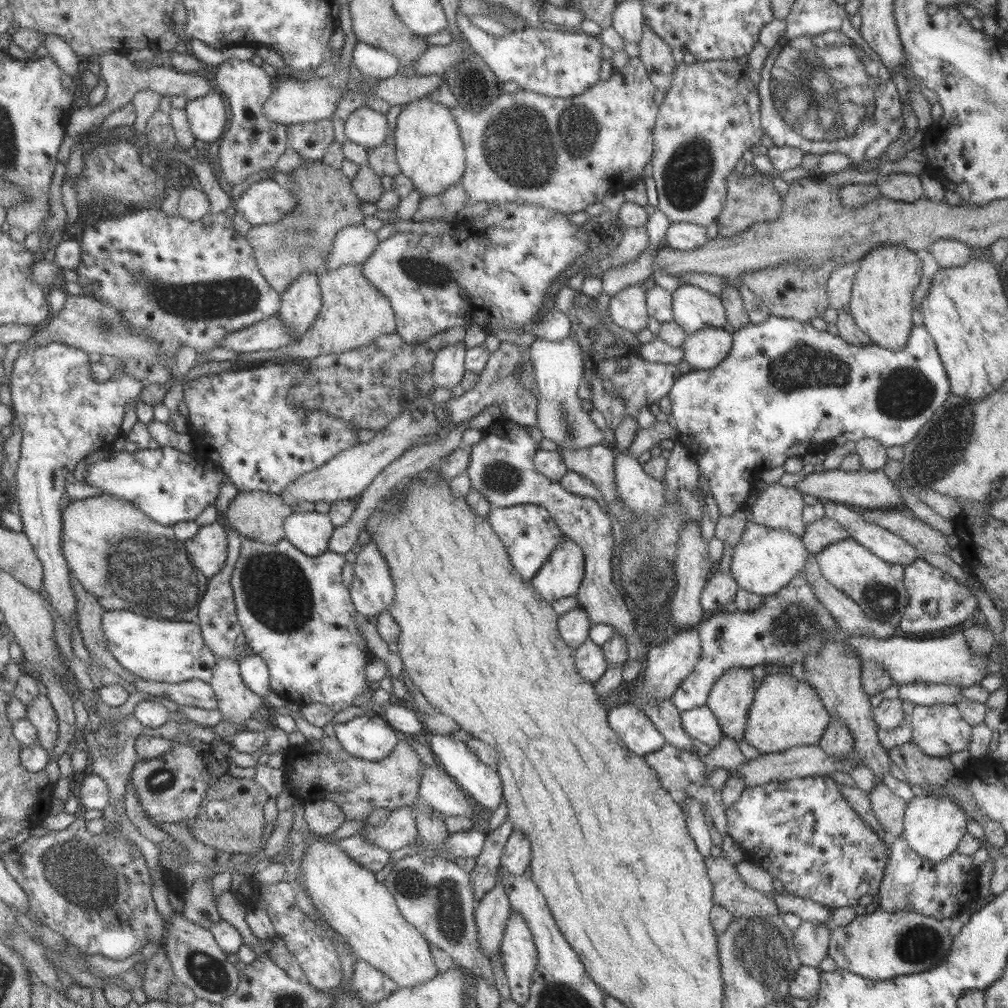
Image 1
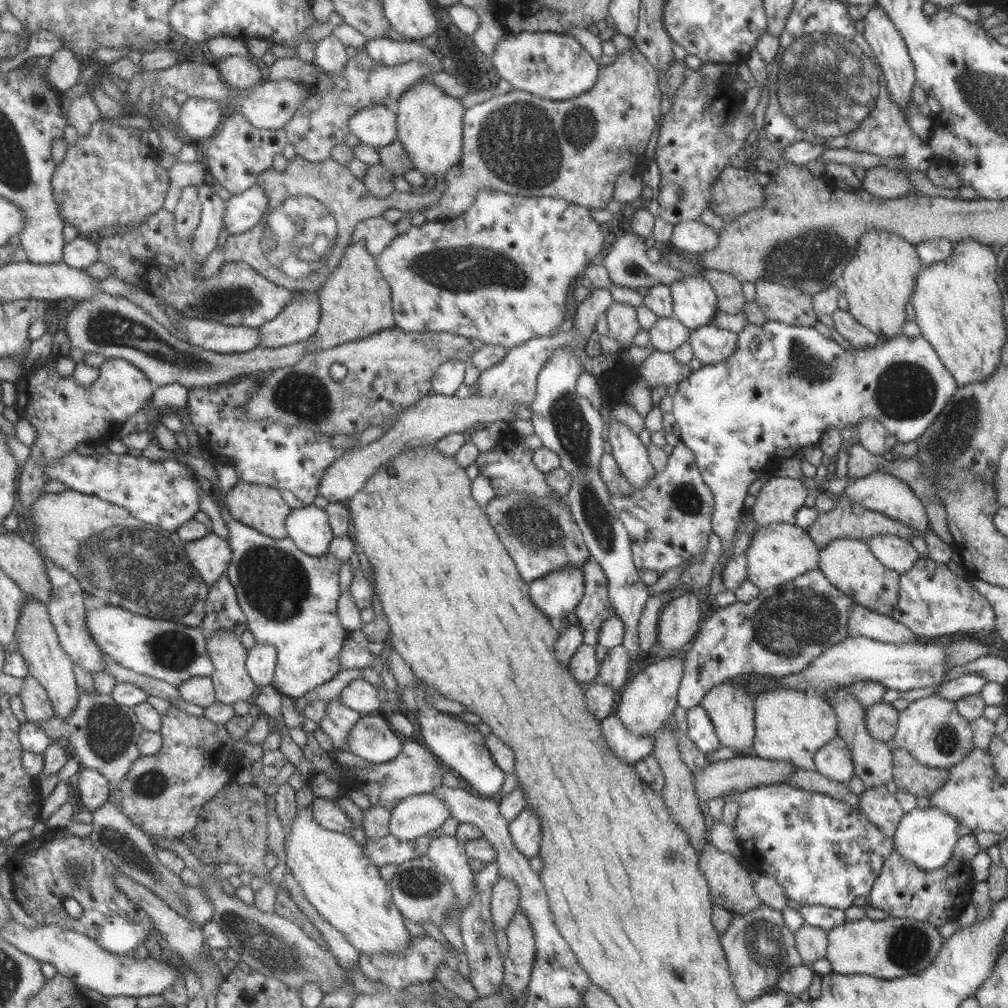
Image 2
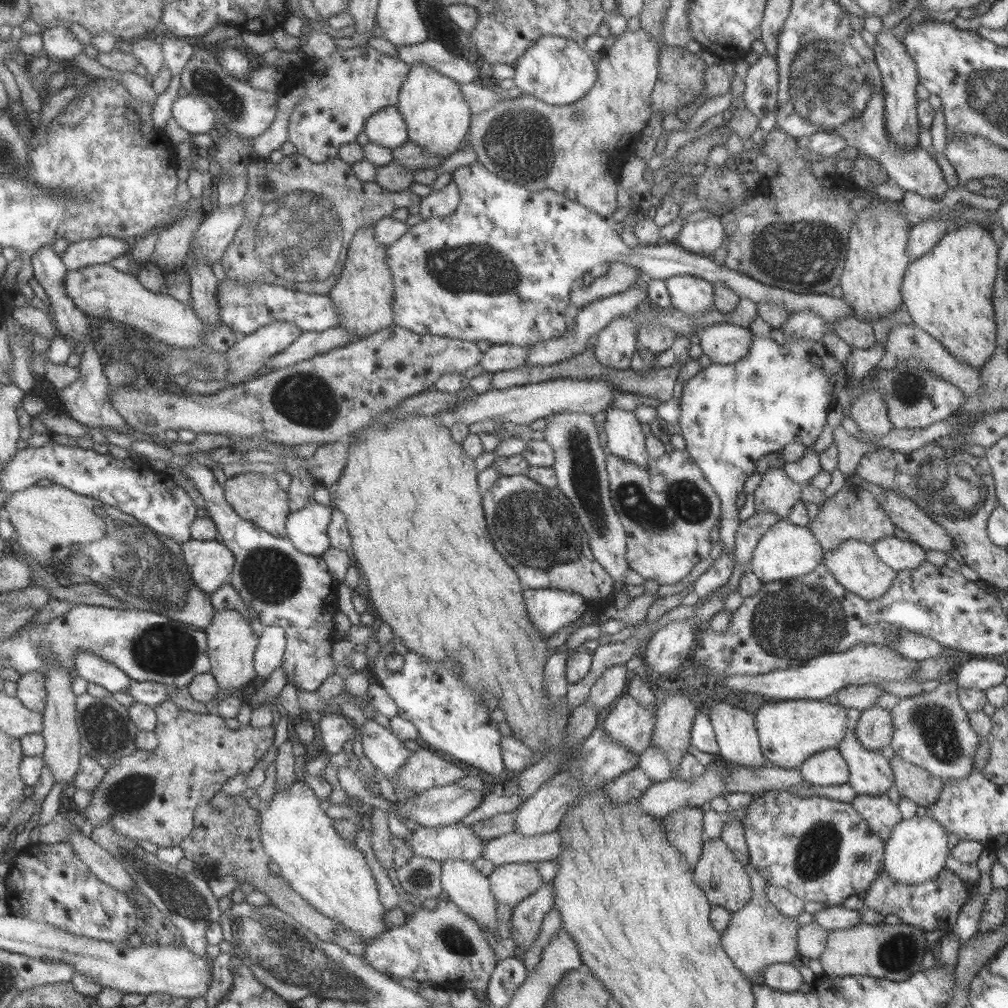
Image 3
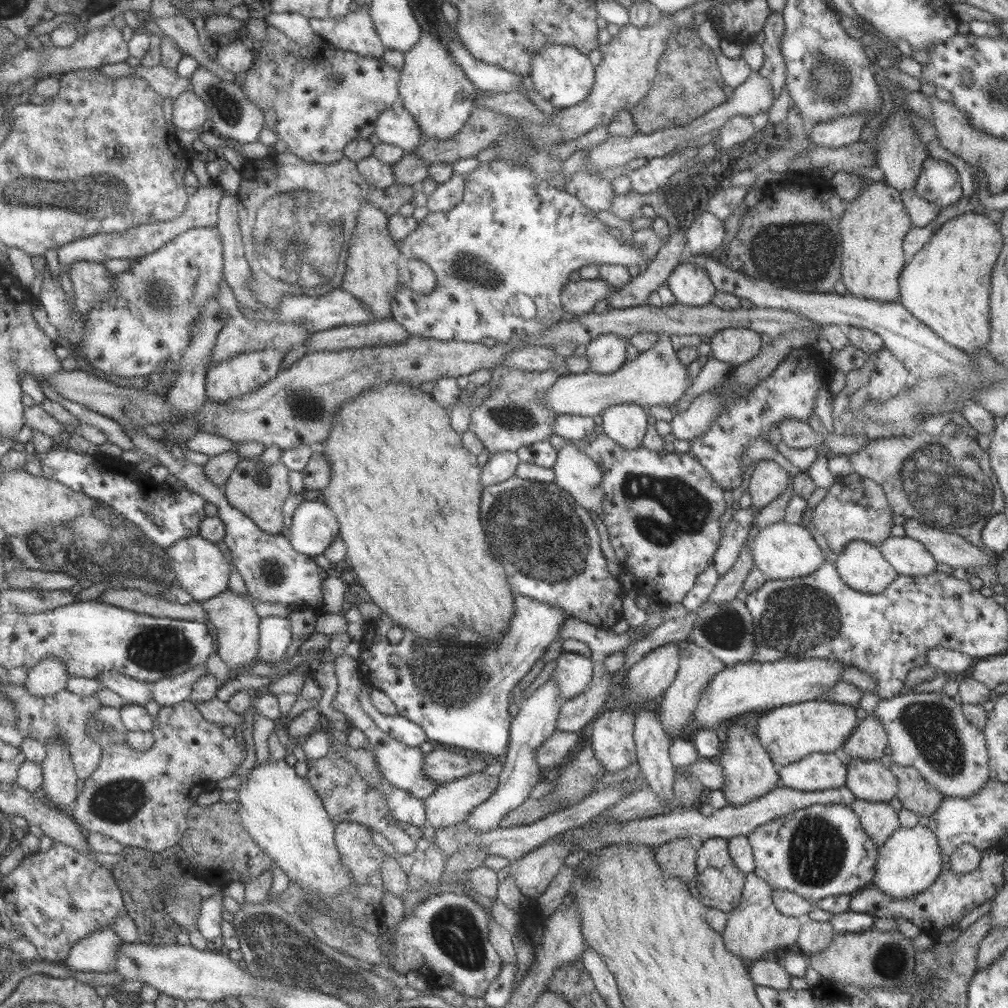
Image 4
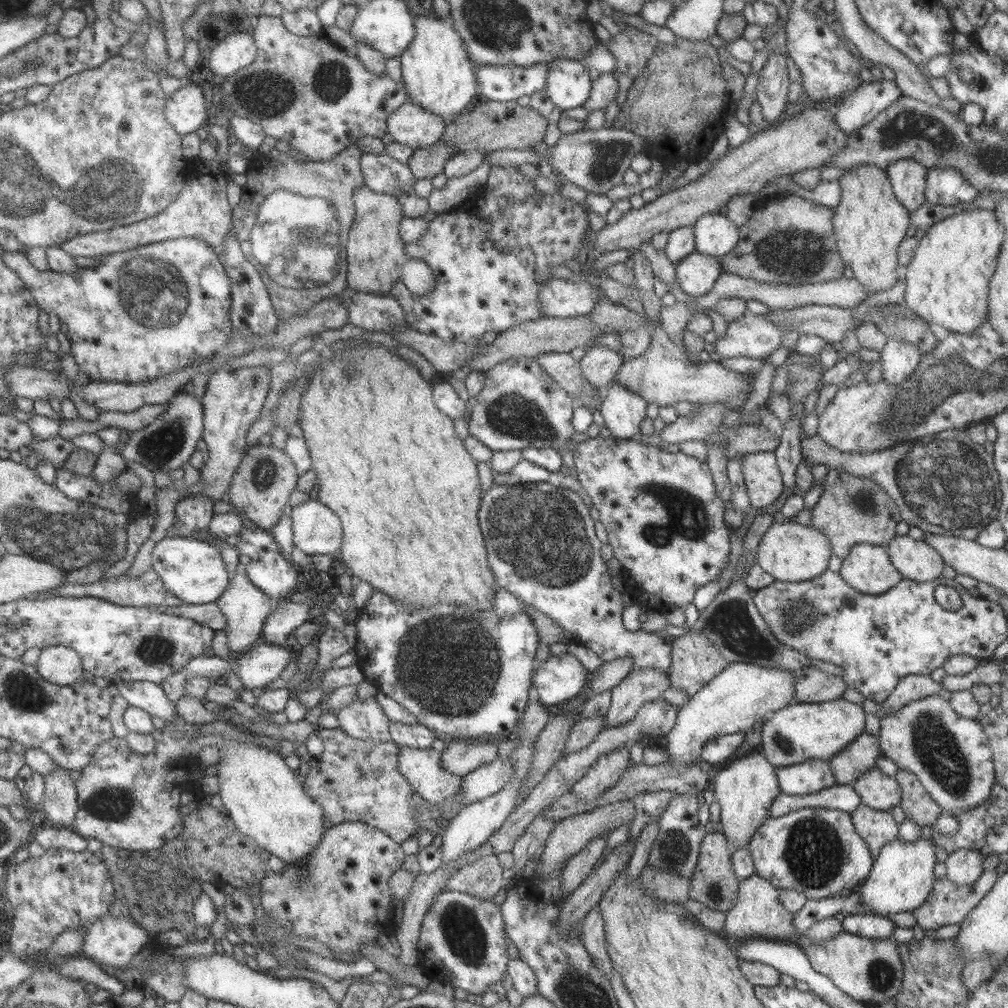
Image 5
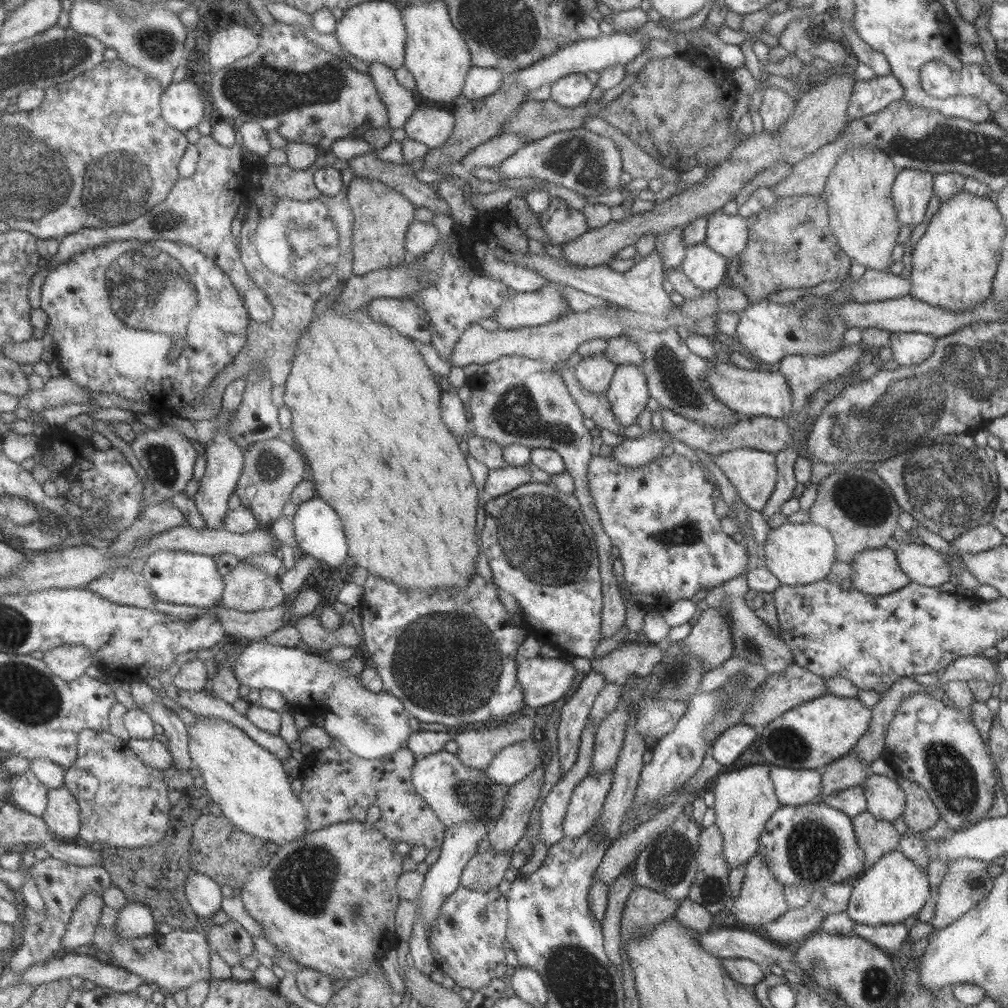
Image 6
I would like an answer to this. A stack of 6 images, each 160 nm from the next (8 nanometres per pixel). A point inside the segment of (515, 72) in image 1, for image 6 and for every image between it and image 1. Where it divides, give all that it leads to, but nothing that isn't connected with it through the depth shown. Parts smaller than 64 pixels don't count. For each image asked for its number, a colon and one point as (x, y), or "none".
2: (551, 65)
3: (555, 70)
4: (561, 74)
5: (567, 84)
6: (570, 90)

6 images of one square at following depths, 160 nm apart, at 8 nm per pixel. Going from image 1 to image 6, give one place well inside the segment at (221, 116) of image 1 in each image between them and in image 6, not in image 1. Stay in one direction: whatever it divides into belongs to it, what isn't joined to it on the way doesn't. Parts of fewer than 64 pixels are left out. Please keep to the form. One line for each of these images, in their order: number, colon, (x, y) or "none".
2: (198, 118)
3: (191, 113)
4: (189, 112)
5: (183, 109)
6: (181, 107)

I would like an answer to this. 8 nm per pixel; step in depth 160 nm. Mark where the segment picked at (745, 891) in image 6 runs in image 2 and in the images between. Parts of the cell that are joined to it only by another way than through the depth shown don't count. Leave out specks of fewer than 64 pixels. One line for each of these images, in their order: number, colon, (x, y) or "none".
2: (758, 947)
3: (757, 935)
4: (754, 928)
5: (757, 913)

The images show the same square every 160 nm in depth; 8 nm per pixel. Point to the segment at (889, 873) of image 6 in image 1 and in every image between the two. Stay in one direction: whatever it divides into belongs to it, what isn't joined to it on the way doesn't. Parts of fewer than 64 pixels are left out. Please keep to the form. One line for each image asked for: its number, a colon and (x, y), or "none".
1: (932, 827)
2: (926, 837)
3: (916, 851)
4: (909, 860)
5: (901, 876)

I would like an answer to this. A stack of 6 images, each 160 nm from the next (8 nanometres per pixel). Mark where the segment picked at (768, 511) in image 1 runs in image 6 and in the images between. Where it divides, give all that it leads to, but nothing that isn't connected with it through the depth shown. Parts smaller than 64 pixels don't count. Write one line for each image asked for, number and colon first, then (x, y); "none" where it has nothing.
2: (779, 498)
3: (777, 493)
4: (767, 482)
5: (762, 479)
6: (752, 473)

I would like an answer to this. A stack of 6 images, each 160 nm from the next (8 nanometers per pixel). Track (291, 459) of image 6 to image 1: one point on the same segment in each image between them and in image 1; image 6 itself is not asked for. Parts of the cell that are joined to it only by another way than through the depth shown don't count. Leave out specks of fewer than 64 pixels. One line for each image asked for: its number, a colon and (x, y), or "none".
1: (258, 515)
2: (261, 508)
3: (256, 498)
4: (258, 491)
5: (264, 478)

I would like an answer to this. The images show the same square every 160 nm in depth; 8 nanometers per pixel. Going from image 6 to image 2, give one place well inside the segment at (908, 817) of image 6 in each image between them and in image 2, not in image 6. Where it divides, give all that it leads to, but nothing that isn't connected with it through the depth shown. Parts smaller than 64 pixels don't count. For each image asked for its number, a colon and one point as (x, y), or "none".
2: (910, 776)
3: (914, 783)
4: (913, 792)
5: (916, 804)

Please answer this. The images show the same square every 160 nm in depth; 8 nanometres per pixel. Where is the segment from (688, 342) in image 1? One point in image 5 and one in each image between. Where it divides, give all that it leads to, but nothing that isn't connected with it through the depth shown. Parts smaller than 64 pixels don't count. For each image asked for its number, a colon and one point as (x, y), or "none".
2: (709, 344)
3: (722, 343)
4: (736, 345)
5: (751, 336)

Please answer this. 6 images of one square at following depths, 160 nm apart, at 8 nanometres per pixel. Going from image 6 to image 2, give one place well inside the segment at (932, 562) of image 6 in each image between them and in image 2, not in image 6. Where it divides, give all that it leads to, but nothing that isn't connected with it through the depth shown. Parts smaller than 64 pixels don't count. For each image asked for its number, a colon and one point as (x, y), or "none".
2: (893, 552)
3: (897, 554)
4: (908, 557)
5: (914, 559)

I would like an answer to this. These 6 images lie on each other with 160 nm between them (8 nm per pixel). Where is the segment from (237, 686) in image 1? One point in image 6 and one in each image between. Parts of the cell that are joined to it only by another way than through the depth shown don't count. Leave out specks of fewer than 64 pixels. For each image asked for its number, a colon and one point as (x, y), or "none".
2: (231, 683)
3: (230, 643)
4: (236, 624)
5: (244, 606)
6: (247, 588)

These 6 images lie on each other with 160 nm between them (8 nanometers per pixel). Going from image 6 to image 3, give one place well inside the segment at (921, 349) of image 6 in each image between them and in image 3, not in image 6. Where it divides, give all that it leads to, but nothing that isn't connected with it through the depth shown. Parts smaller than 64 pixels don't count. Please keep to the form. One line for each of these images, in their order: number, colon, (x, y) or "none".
3: (868, 412)
4: (889, 378)
5: (898, 360)

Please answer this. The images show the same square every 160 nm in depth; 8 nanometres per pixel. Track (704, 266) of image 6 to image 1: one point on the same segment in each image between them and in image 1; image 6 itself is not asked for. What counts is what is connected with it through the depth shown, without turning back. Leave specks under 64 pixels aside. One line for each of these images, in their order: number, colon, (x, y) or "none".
1: (692, 308)
2: (694, 303)
3: (692, 296)
4: (690, 286)
5: (696, 273)

